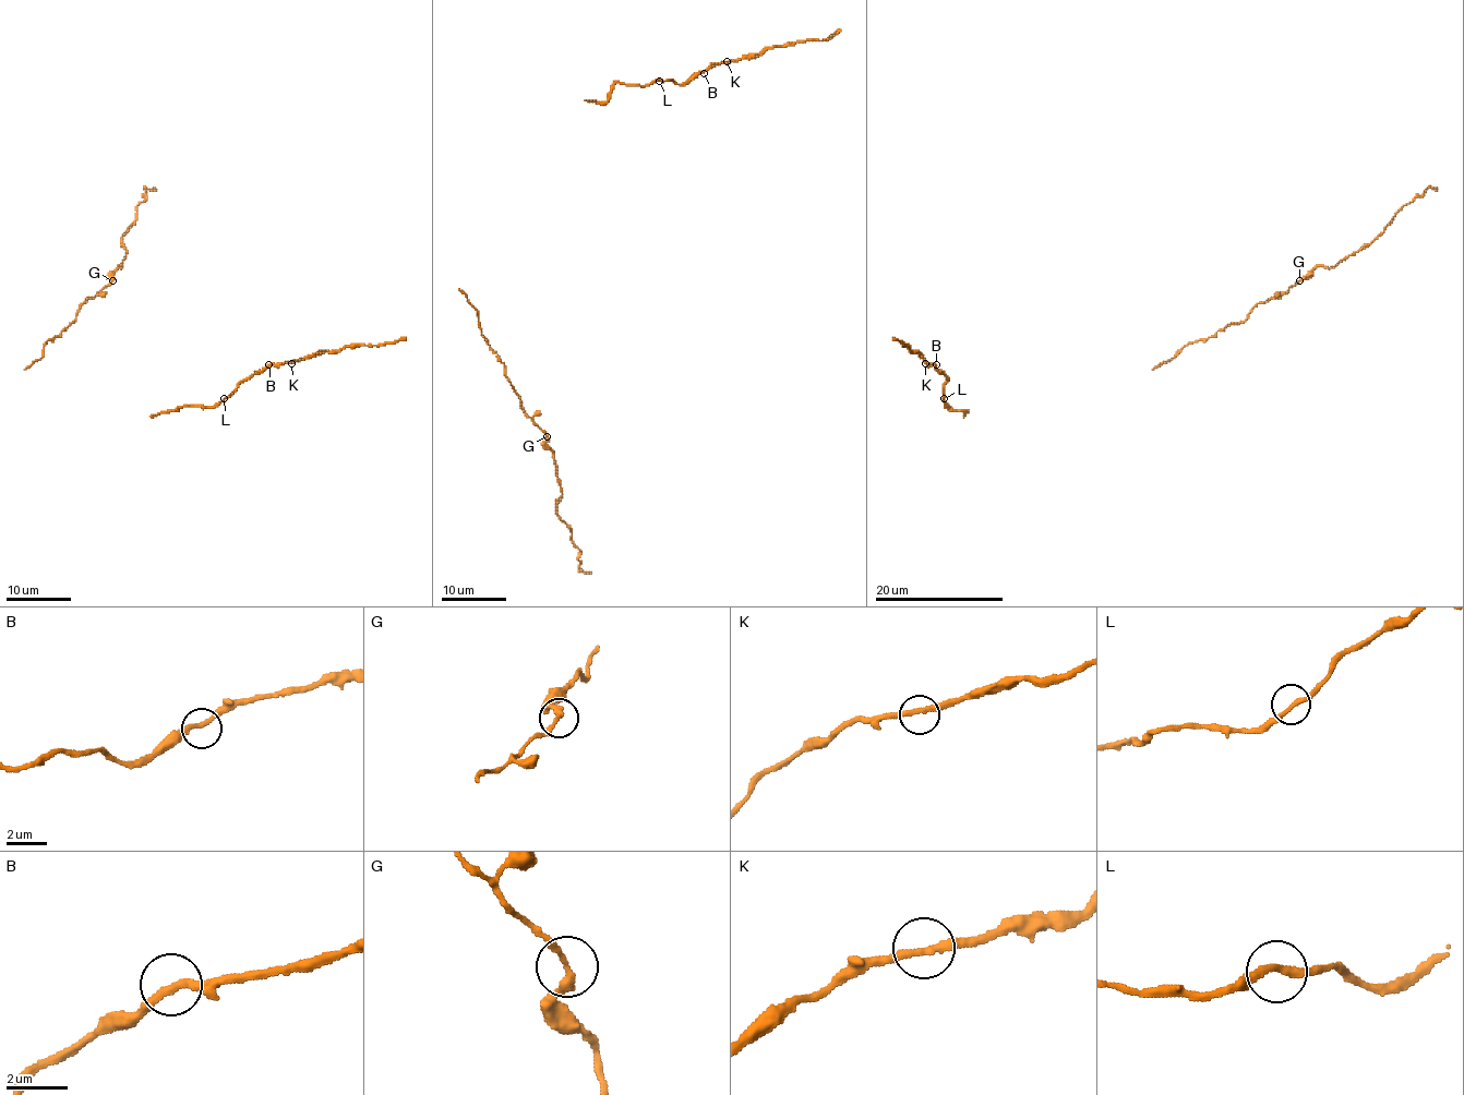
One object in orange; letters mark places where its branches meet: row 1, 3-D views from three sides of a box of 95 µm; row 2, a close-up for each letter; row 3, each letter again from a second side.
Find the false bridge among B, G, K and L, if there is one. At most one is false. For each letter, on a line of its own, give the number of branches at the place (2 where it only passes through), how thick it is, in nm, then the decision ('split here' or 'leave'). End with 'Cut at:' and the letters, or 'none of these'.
B: 2 | 260 nm | leave
G: 2 | 240 nm | leave
K: 2 | 240 nm | leave
L: 2 | 240 nm | leave
Cut at: none of these

